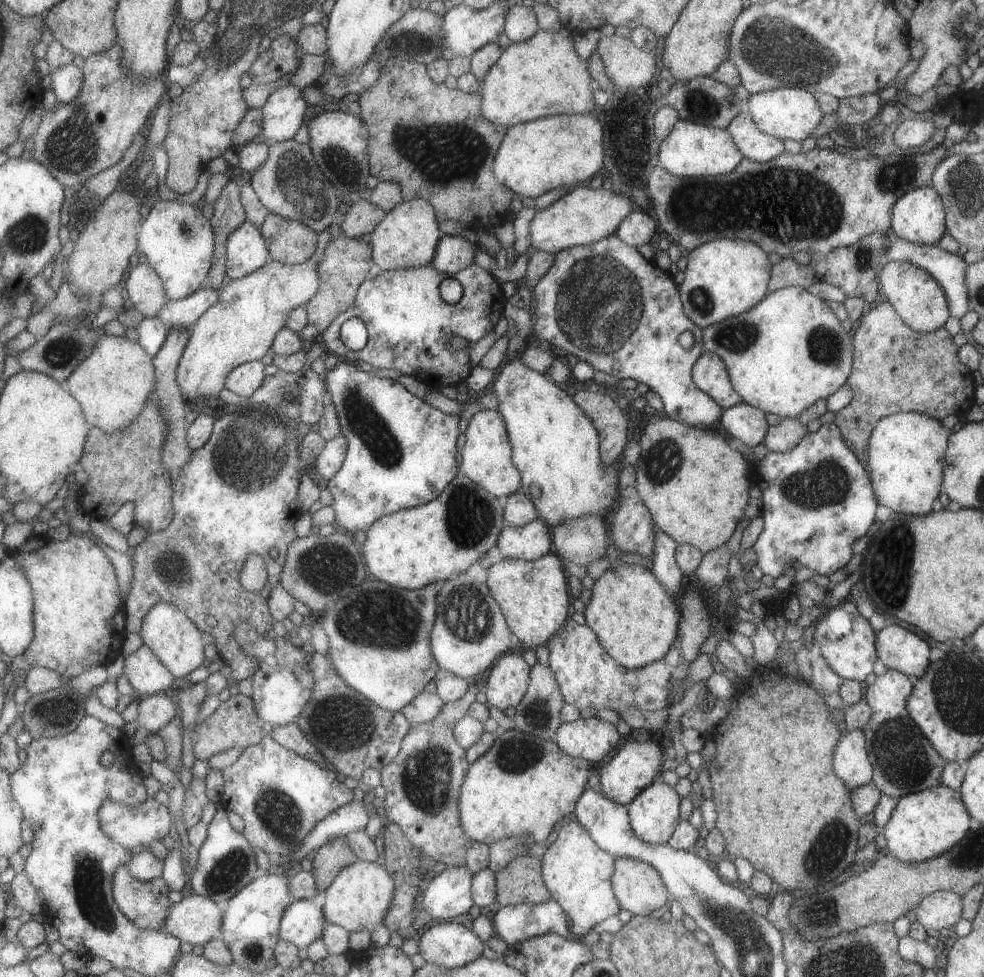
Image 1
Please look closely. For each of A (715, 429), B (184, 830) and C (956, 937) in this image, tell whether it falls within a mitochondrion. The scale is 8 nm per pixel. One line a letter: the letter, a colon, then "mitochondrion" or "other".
A: other
B: other
C: other

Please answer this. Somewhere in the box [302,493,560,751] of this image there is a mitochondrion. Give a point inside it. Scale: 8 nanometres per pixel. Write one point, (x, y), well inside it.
(389, 620)

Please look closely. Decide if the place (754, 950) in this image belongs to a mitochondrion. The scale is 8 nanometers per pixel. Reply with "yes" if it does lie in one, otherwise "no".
yes

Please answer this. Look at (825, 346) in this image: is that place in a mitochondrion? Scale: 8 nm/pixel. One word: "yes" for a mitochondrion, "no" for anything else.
yes

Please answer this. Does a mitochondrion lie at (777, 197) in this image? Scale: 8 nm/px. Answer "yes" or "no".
yes

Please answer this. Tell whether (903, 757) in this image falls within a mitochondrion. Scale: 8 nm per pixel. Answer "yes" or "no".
yes

